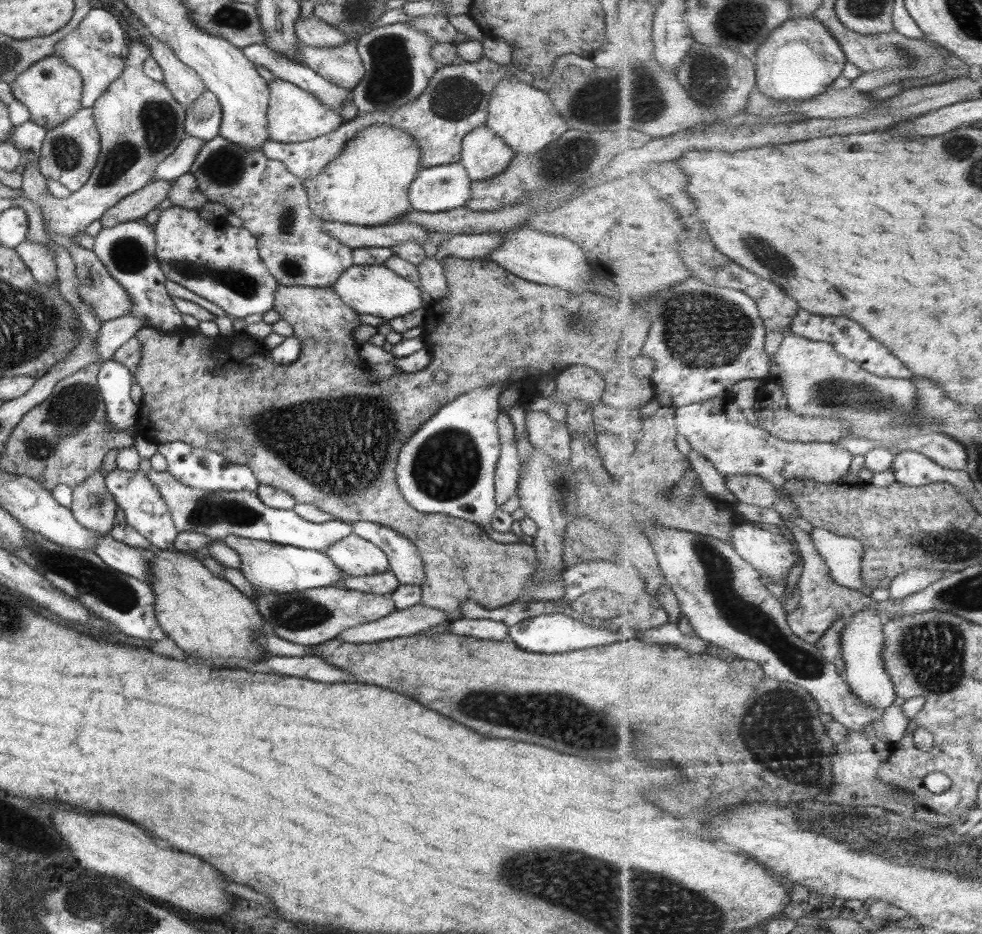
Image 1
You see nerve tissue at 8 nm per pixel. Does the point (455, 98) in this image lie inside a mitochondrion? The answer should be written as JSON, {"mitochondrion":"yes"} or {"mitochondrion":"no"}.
{"mitochondrion":"yes"}

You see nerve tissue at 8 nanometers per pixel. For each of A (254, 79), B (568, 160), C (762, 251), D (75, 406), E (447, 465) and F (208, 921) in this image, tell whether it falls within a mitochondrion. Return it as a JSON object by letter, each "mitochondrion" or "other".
{"A":"other","B":"mitochondrion","C":"mitochondrion","D":"mitochondrion","E":"mitochondrion","F":"other"}

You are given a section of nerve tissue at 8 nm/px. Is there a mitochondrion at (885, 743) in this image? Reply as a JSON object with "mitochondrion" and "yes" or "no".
{"mitochondrion":"no"}

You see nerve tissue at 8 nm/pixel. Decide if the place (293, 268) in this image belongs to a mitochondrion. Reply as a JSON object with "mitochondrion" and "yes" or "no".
{"mitochondrion":"yes"}

